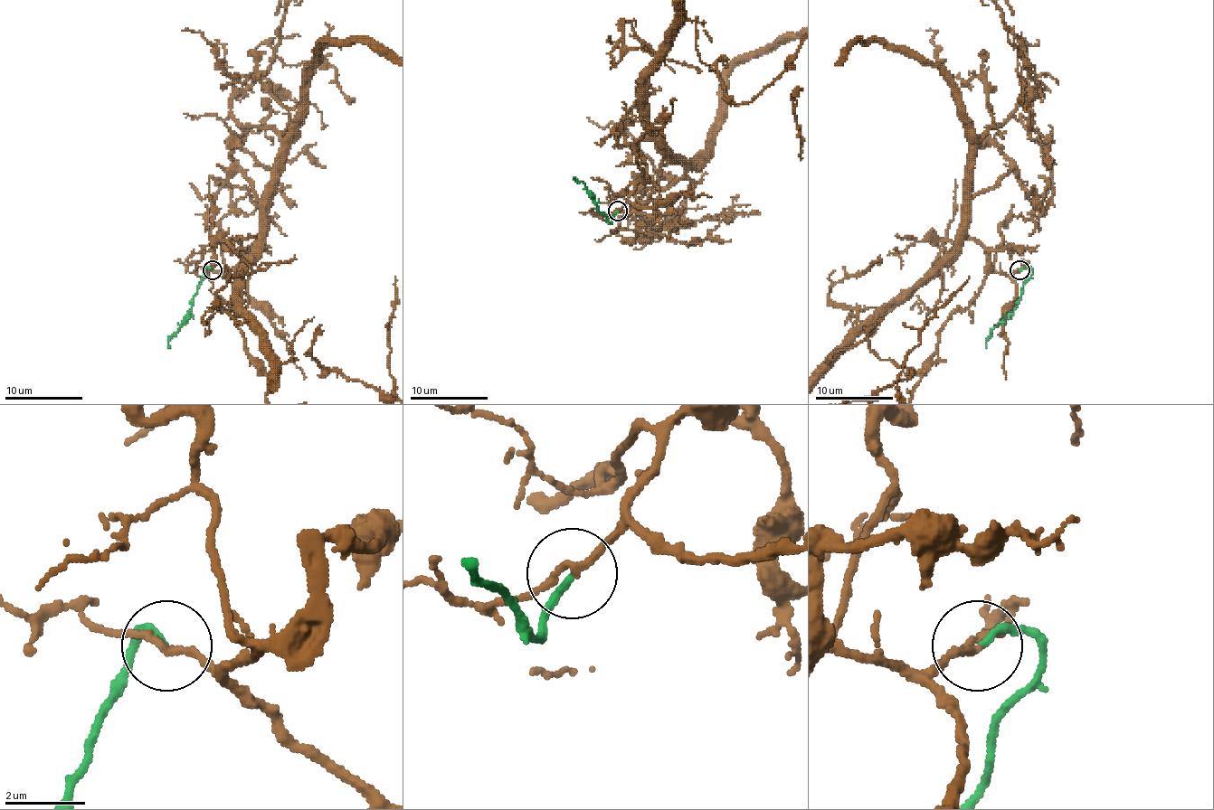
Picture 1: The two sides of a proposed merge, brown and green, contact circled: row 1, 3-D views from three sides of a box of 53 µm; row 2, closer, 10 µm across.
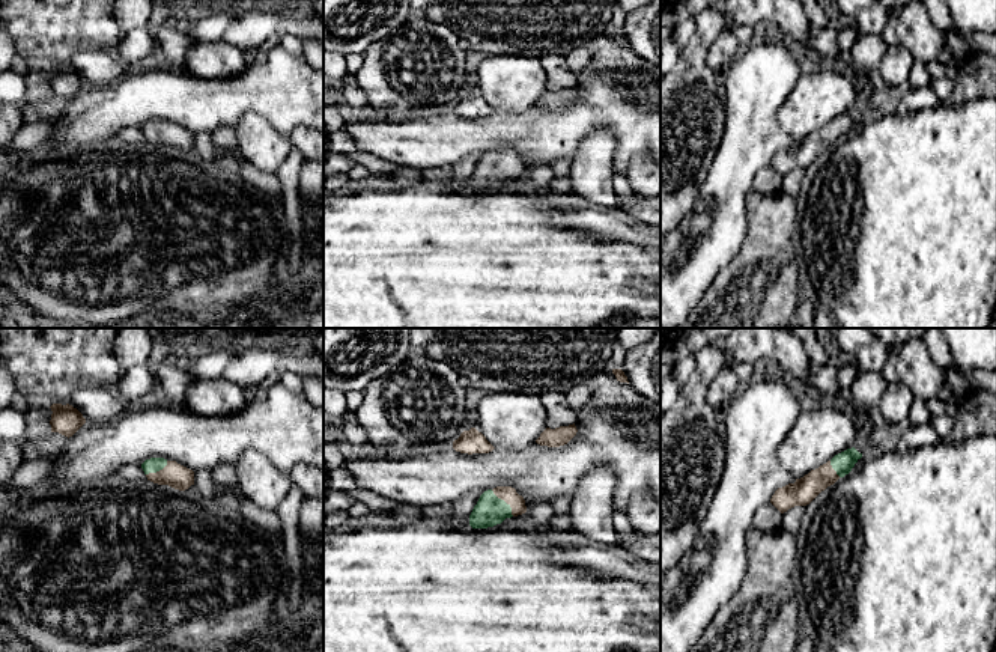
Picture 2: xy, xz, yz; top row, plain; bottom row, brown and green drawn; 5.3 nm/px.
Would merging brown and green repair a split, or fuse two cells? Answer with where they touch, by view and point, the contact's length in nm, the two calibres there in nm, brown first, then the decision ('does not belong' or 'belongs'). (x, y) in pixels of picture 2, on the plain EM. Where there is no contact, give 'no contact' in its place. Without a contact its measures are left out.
meets brown in xz at (504, 163); contact 190 nm long; 90 nm thick on the brown side, 160 nm on the other; belongs

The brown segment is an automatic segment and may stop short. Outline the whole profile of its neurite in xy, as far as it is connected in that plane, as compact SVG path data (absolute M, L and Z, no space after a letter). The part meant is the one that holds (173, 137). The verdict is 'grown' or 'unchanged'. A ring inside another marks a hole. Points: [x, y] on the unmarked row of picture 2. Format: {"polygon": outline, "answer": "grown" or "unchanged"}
{"polygon": "M150 120L141 126L147 143L158 148L169 148L175 152L185 154L194 148L194 134L164 120Z", "answer": "grown"}

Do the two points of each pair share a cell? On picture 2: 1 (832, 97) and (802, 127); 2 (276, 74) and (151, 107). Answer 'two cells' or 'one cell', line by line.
1: one cell
2: one cell

